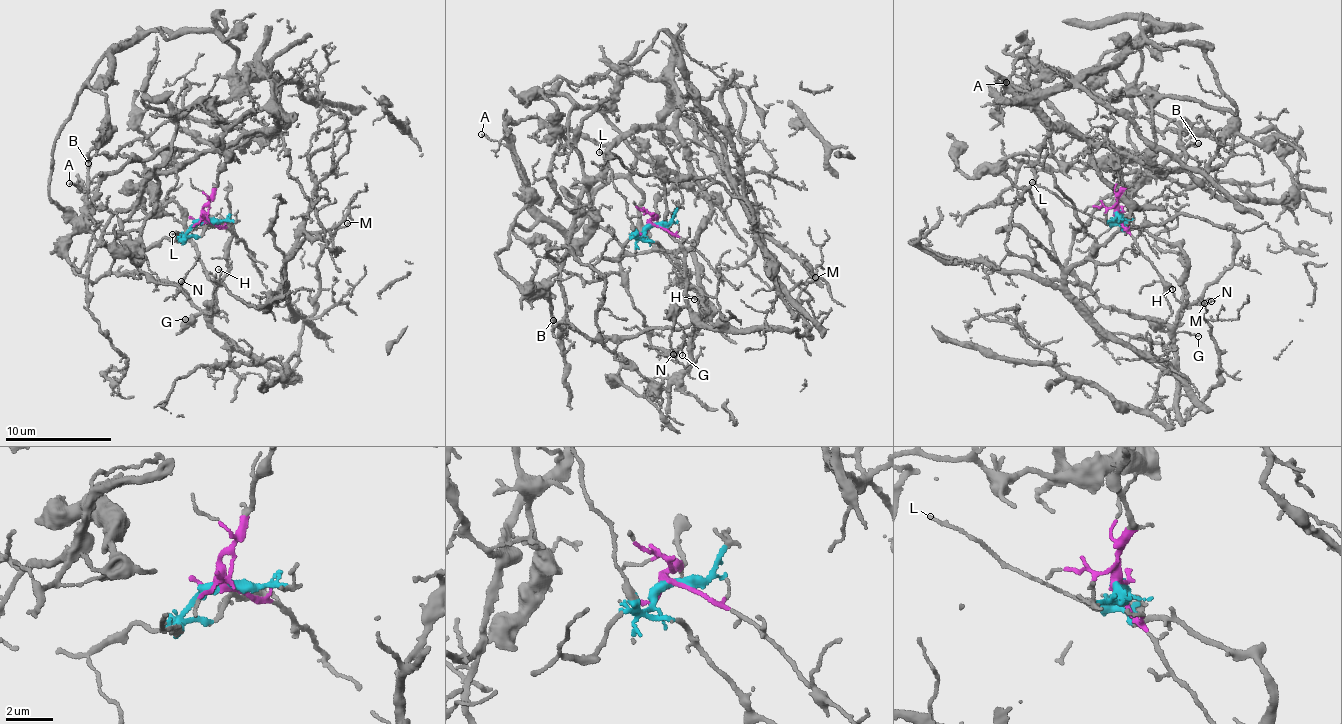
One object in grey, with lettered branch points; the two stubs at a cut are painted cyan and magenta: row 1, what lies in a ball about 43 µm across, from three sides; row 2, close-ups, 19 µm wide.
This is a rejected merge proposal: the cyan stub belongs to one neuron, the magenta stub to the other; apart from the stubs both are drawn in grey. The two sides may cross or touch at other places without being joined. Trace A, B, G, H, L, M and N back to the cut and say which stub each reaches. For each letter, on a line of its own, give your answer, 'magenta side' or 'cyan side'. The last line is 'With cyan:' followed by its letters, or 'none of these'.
A: magenta side
B: magenta side
G: cyan side
H: cyan side
L: cyan side
M: cyan side
N: cyan side
With cyan: G, H, L, M, N

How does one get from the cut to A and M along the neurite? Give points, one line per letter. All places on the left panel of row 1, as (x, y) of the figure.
A: (203, 219), (225, 160), (263, 132), (268, 139), (259, 132), (127, 161), (95, 198), (69, 182)
M: (203, 221), (188, 233), (225, 221), (231, 230), (212, 326), (290, 373), (314, 309), (319, 251), (348, 223)

